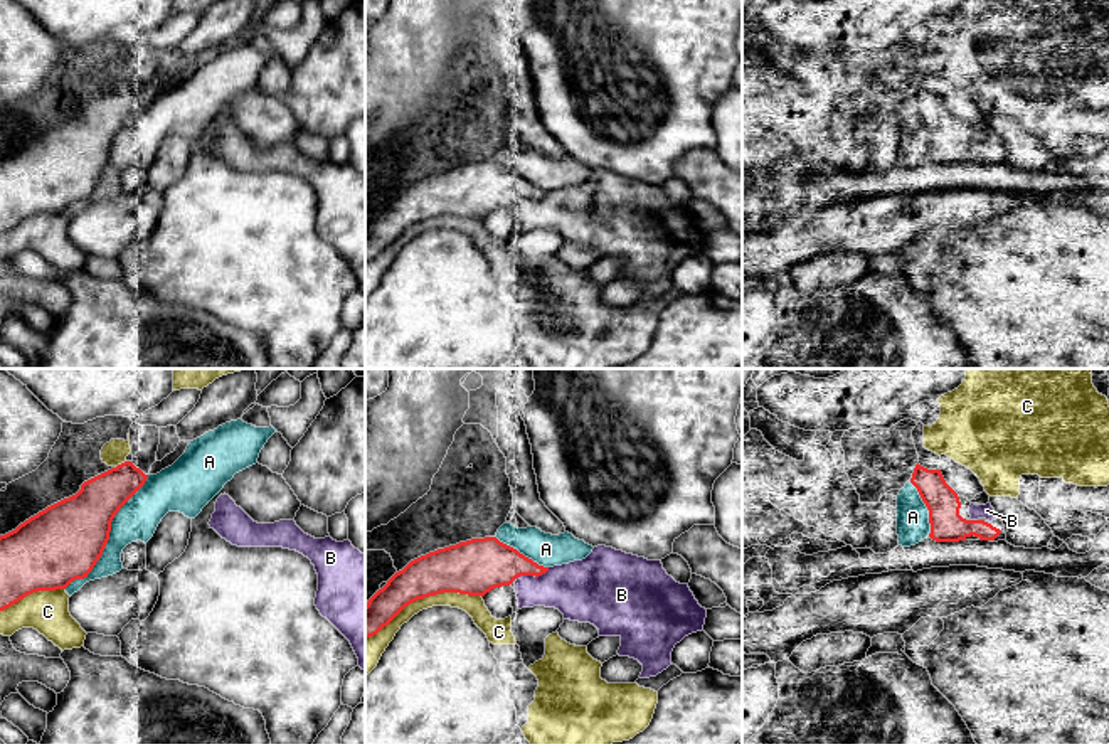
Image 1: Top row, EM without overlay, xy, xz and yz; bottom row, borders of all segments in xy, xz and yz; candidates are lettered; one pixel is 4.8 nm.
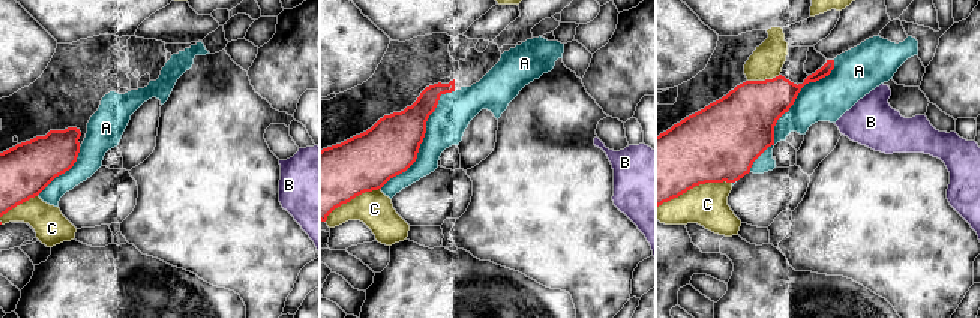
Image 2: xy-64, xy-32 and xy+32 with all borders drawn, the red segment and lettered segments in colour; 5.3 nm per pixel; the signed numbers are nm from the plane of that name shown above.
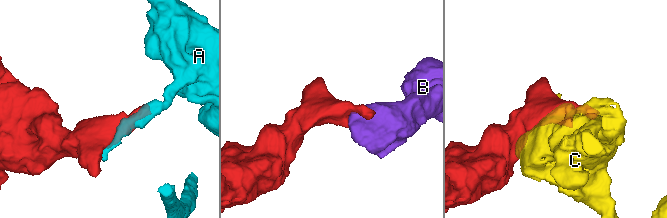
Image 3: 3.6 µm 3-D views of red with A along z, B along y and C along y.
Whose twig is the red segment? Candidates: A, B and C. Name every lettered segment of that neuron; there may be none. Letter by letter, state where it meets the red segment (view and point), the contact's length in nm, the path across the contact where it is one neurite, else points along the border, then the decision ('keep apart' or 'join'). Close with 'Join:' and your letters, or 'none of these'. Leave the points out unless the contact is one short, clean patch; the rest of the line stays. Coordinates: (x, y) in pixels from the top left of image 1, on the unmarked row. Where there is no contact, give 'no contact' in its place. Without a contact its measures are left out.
A: xy (108, 159) | 700 nm | keep apart
B: xz (532, 197) | 180 nm | join
C: xz (423, 221) | 600 nm | keep apart
Join: B

